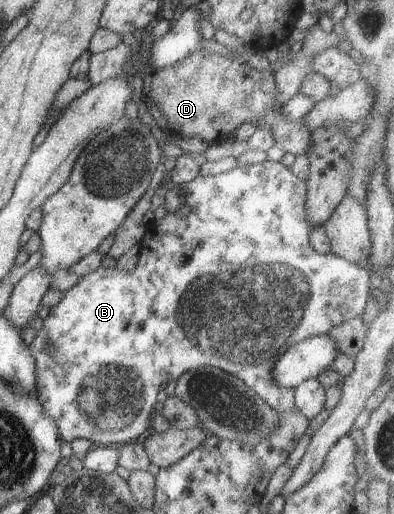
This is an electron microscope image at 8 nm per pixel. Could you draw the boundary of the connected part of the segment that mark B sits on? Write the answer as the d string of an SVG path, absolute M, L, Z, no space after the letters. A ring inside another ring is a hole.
M267 159L255 165L251 164L244 167L236 167L232 171L217 174L215 176L196 176L191 182L185 184L174 185L169 183L169 190L165 194L165 204L163 206L167 212L160 221L155 221L156 229L155 231L152 229L152 233L150 233L152 237L144 237L144 239L140 239L140 241L138 241L138 244L142 250L139 253L139 262L135 269L131 272L122 272L116 268L104 268L104 266L100 266L98 269L96 269L96 271L82 276L79 279L79 282L65 293L65 296L60 300L60 303L56 304L56 307L53 307L49 311L48 317L43 321L43 327L38 331L32 344L29 345L30 351L34 356L35 374L37 375L37 400L44 408L44 411L56 422L61 439L72 442L74 439L81 437L82 439L88 439L88 441L91 441L93 446L120 446L127 444L128 442L136 442L136 439L138 439L140 435L144 435L144 433L146 433L146 431L152 427L152 417L154 412L159 408L156 395L158 395L160 387L162 387L162 383L172 384L183 373L186 373L186 371L204 366L218 368L219 370L229 373L230 377L236 376L238 379L241 379L250 389L253 389L265 401L266 404L272 407L272 409L275 409L277 412L287 412L296 409L293 388L282 387L273 380L272 370L274 364L281 358L281 356L284 355L284 352L289 347L296 345L299 341L314 336L326 335L333 327L340 325L343 321L348 321L349 319L354 319L355 317L362 317L364 309L366 309L366 305L368 305L371 278L366 263L355 263L332 253L320 254L312 248L308 242L308 237L312 227L314 226L312 226L307 220L307 208L305 207L307 191L307 184L296 177L290 167L284 166L280 161L273 162L272 160ZM182 205L188 205L188 207L190 207L188 217L179 217L176 215L176 213L174 213L174 211L178 211Z

